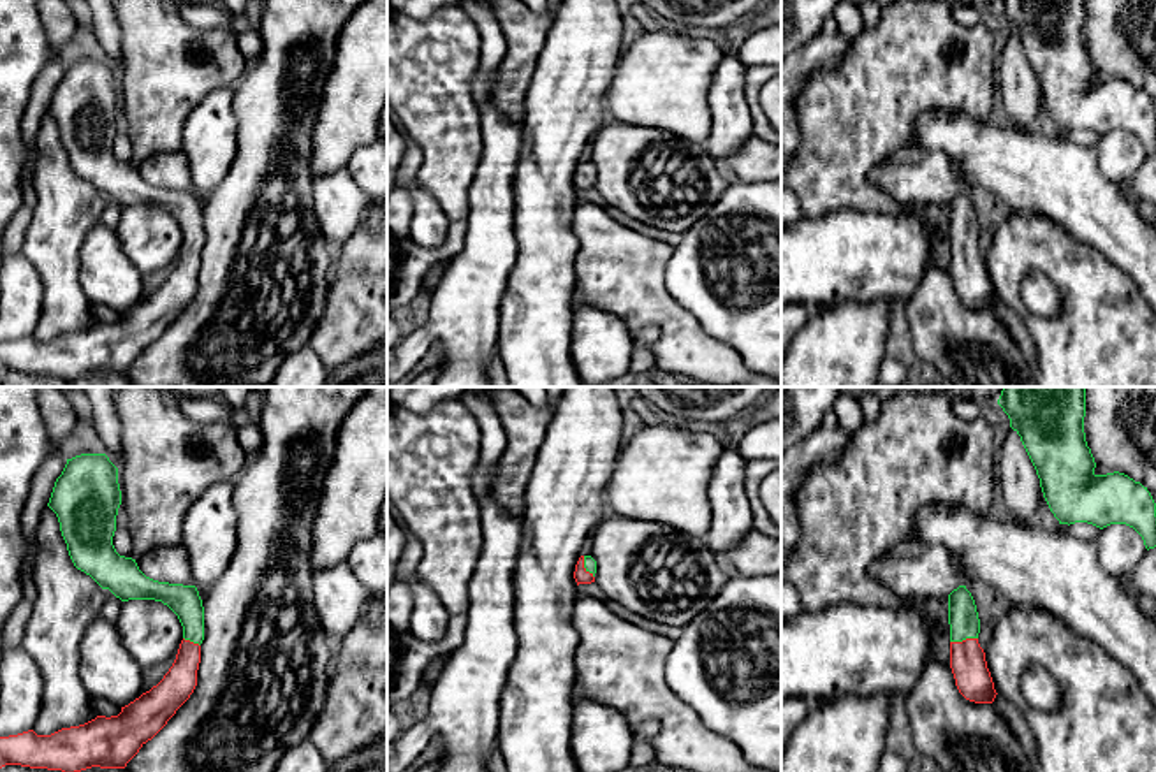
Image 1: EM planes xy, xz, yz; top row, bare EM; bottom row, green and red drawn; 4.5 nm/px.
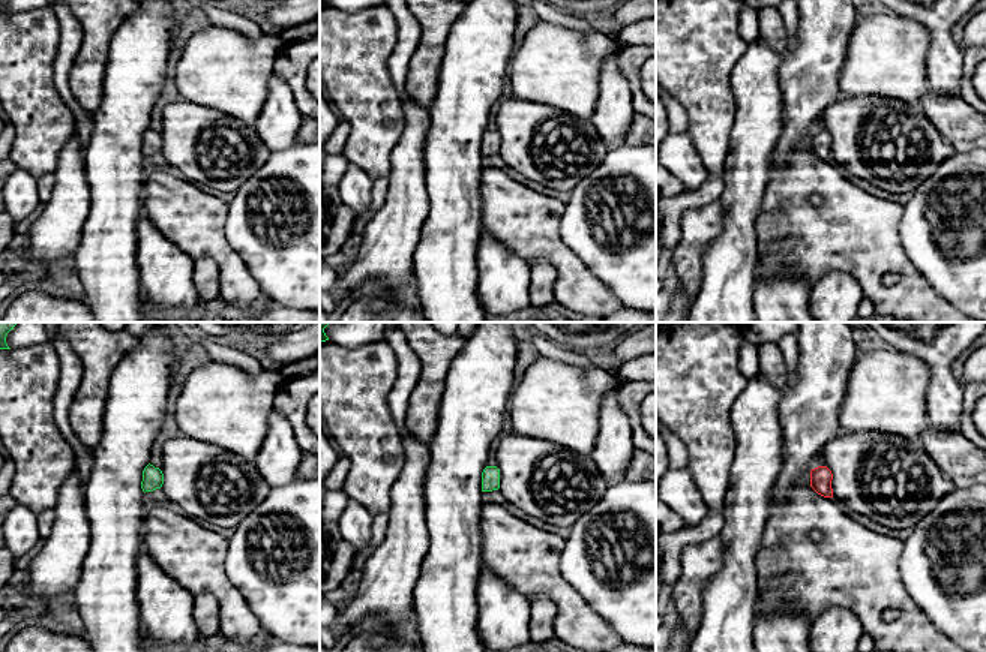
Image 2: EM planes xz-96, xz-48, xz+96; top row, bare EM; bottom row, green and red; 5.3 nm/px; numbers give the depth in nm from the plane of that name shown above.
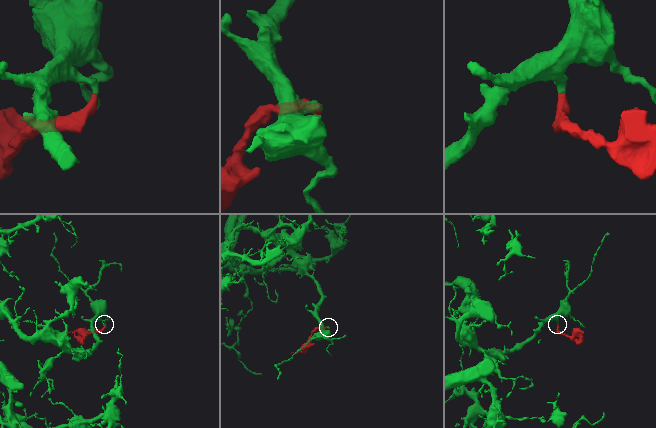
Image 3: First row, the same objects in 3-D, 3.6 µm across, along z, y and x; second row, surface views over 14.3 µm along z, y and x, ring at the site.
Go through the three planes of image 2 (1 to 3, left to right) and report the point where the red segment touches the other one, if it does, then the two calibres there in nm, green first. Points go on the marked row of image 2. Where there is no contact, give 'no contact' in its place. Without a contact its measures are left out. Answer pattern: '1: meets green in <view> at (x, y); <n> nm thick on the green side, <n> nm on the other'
1: no contact
2: no contact
3: no contact

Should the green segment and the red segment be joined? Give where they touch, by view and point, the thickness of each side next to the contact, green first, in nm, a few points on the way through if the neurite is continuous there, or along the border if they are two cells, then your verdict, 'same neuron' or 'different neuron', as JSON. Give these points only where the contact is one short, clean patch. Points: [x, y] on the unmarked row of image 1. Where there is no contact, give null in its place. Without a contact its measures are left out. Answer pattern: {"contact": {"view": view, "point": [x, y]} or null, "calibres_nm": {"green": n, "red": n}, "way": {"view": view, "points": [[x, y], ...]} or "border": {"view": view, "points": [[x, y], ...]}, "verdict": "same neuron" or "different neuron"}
{"contact": {"view": "yz", "point": [963, 245]}, "calibres_nm": {"green": 140, "red": 160}, "way": {"view": "yz", "points": [[963, 224], [963, 245], [973, 287]]}, "verdict": "same neuron"}

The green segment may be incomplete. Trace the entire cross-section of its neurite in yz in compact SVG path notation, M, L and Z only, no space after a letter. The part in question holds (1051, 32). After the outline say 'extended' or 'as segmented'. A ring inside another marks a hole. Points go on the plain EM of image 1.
M1001 0L998 11L1021 42L1059 130L1087 128L1100 135L1126 130L1142 142L1147 157L1156 153L1156 109L1147 93L1119 77L1094 79L1096 69L1084 39L1086 0Z; as segmented

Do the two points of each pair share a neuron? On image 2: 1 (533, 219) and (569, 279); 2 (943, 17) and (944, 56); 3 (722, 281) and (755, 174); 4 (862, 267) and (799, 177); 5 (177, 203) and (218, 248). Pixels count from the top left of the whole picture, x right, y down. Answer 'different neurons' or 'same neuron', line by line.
1: same neuron
2: same neuron
3: same neuron
4: same neuron
5: same neuron

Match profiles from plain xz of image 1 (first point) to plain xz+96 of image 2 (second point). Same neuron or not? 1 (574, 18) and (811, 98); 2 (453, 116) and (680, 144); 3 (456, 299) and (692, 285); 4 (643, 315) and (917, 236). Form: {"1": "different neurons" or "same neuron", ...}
{"1": "same neuron", "2": "different neurons", "3": "different neurons", "4": "different neurons"}

